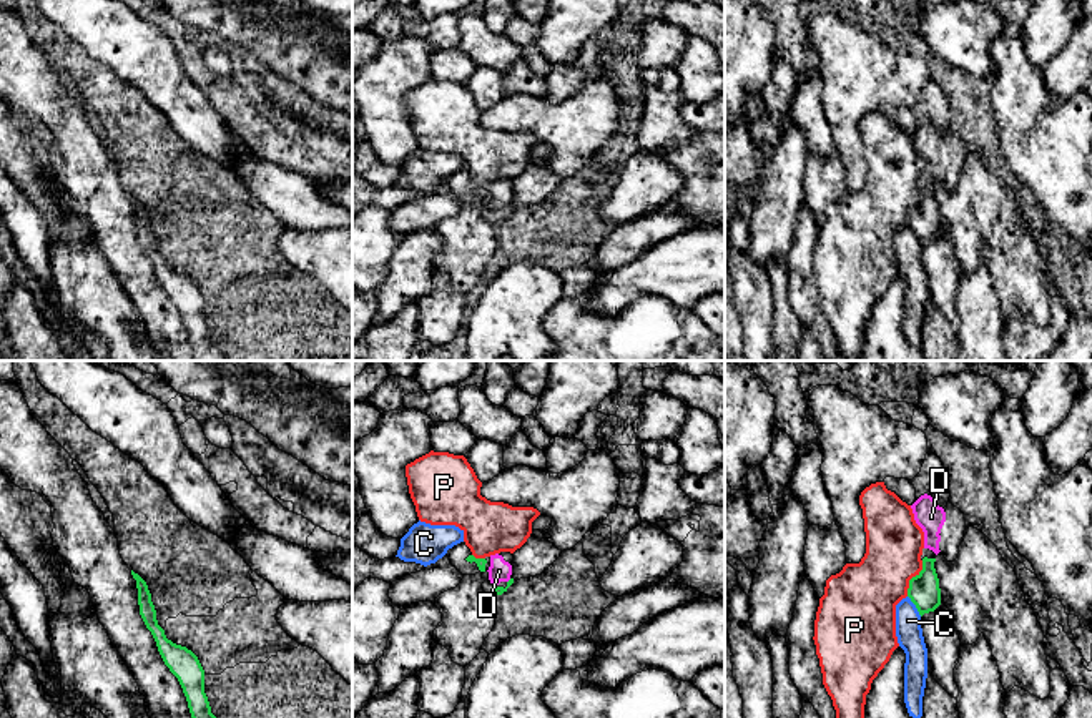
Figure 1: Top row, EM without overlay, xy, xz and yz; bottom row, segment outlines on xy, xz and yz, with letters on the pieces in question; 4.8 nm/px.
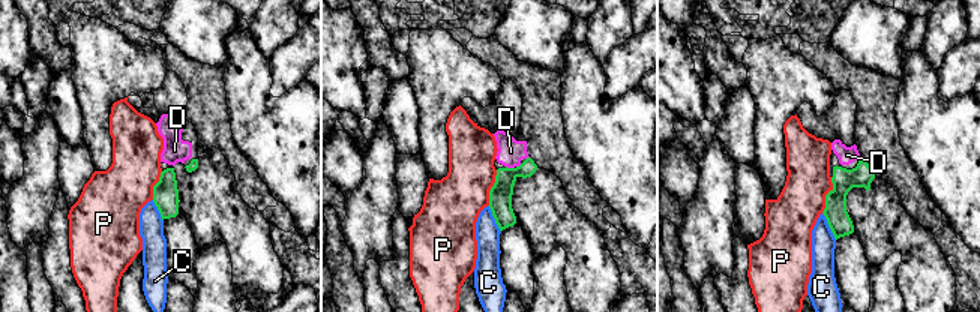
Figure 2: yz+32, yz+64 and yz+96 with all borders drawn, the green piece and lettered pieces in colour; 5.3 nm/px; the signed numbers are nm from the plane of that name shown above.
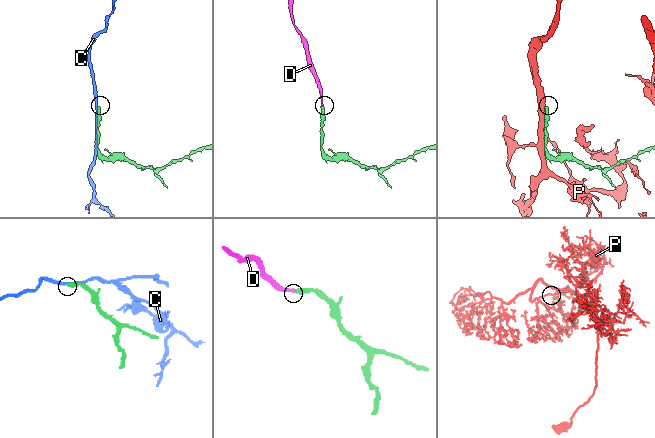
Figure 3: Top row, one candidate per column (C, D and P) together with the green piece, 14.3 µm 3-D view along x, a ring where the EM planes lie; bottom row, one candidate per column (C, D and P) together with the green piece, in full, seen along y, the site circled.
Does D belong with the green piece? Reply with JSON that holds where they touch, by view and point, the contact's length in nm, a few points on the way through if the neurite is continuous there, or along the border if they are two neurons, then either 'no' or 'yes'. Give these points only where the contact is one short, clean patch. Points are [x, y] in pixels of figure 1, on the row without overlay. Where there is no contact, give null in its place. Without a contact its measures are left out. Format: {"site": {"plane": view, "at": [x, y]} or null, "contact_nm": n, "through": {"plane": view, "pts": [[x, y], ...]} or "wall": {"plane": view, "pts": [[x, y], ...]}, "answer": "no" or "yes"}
{"site": {"plane": "xz", "at": [509, 208]}, "contact_nm": 30, "through": {"plane": "xz", "pts": [[497, 218], [504, 216], [509, 208], [499, 198]]}, "answer": "yes"}

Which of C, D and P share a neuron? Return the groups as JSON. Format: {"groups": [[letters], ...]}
{"groups": [["C"], ["D"], ["P"]]}

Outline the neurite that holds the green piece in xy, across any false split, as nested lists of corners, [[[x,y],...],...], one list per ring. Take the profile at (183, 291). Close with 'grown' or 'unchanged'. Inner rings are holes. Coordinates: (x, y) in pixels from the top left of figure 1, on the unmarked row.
[[[133,198],[131,203],[136,208],[140,243],[151,259],[165,293],[178,306],[186,324],[193,346],[193,361],[228,361],[211,341],[204,321],[204,298],[198,284],[186,274],[176,273],[166,266],[165,258],[158,253],[156,238],[146,209]]]; unchanged

